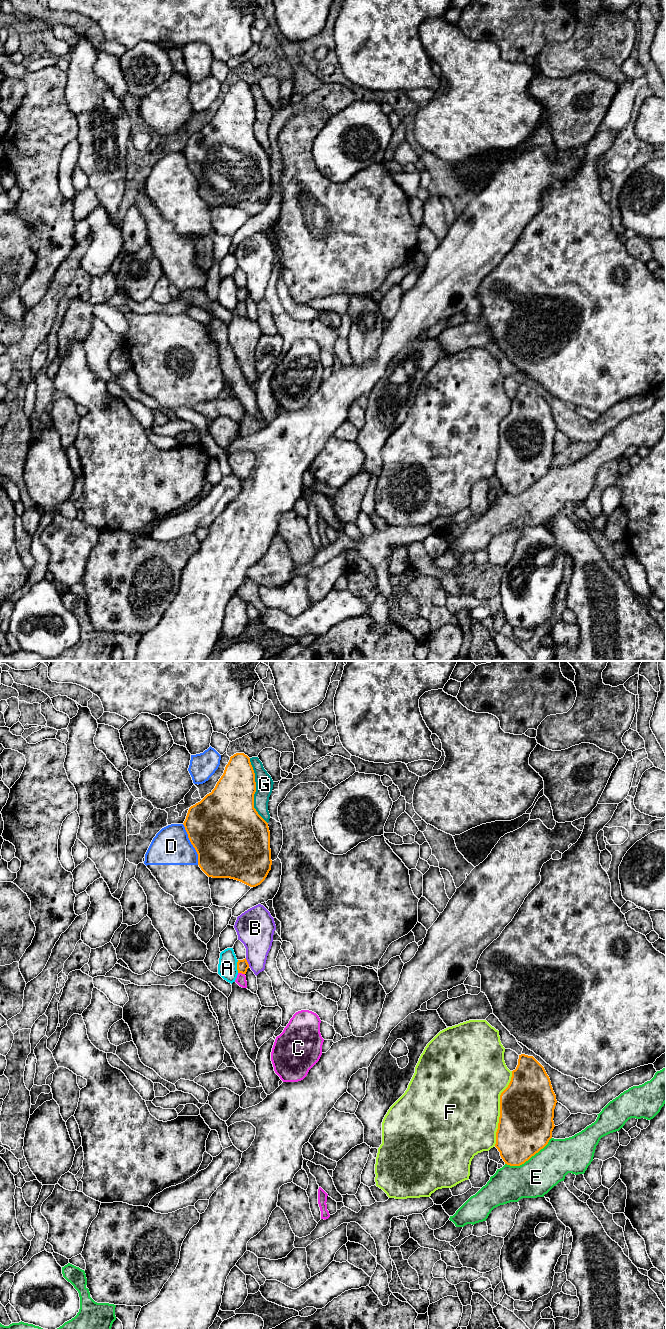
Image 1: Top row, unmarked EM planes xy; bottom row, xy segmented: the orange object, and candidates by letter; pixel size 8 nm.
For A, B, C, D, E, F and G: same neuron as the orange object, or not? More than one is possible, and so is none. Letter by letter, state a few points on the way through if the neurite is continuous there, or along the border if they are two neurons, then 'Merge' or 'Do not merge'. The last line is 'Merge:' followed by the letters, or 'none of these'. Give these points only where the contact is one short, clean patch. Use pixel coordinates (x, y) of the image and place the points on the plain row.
A: Do not merge
B: Do not merge
C: Do not merge
D: Do not merge
E: Merge
F: Do not merge
G: Do not merge
Merge: E

